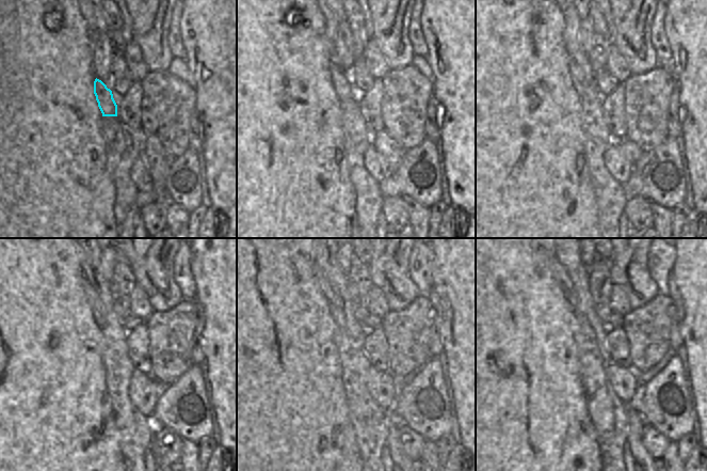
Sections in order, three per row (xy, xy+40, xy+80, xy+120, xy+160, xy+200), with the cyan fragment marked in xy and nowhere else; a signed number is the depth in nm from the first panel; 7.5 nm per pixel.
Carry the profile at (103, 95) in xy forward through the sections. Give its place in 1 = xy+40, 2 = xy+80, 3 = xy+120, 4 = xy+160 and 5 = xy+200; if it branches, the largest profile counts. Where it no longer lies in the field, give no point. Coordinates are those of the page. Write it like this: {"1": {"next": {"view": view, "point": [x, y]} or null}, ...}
{"1": {"next": {"view": "xy+40", "point": [342, 82]}}, "2": {"next": {"view": "xy+80", "point": [576, 73]}}, "3": {"next": {"view": "xy+120", "point": [95, 304]}}, "4": {"next": {"view": "xy+160", "point": [324, 285]}}, "5": {"next": {"view": "xy+200", "point": [559, 272]}}}

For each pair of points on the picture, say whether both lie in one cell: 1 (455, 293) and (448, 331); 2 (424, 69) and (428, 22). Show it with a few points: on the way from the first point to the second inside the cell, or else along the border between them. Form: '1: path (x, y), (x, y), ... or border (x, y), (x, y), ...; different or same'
1: path (452, 302), (448, 308), (448, 322); same
2: border (424, 58), (430, 66), (433, 79); different

